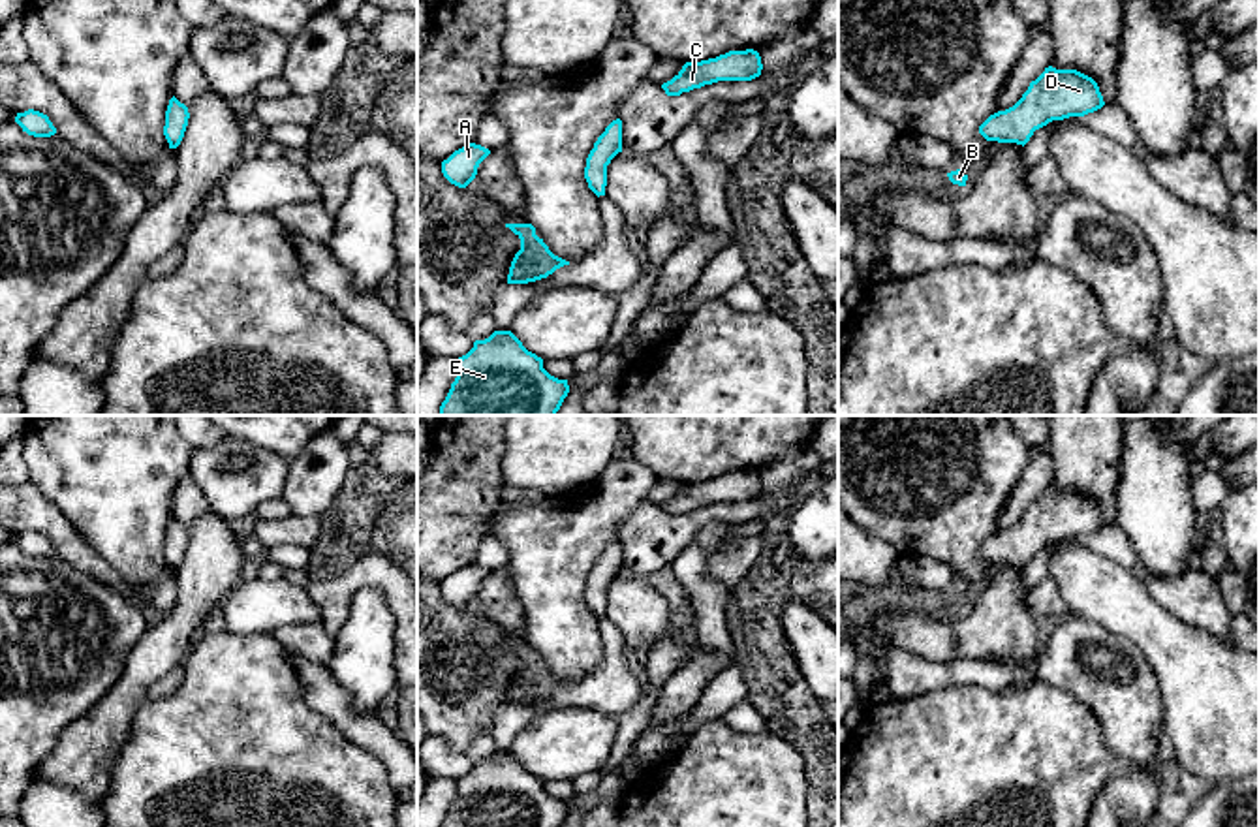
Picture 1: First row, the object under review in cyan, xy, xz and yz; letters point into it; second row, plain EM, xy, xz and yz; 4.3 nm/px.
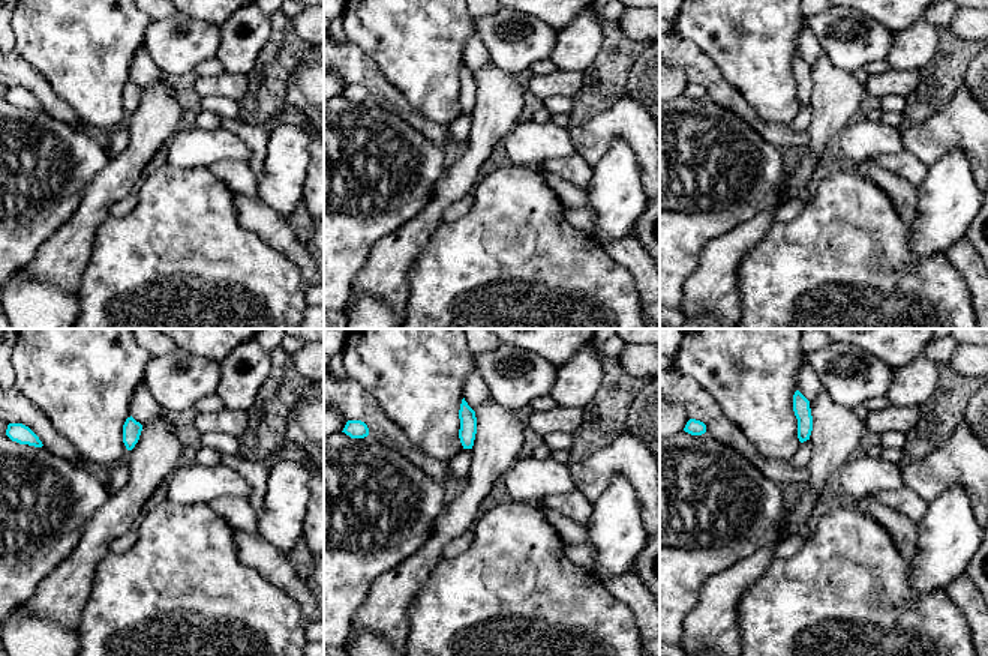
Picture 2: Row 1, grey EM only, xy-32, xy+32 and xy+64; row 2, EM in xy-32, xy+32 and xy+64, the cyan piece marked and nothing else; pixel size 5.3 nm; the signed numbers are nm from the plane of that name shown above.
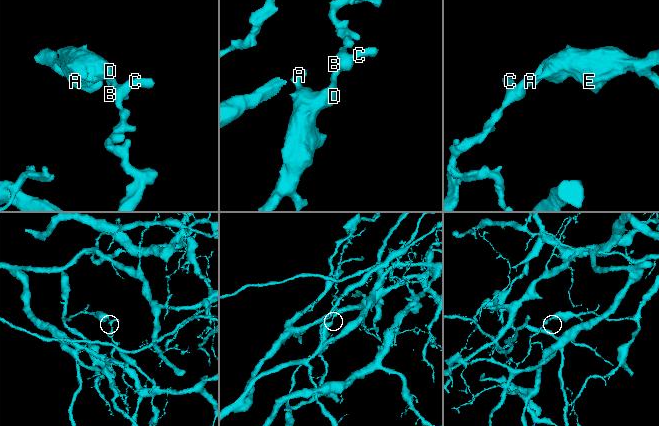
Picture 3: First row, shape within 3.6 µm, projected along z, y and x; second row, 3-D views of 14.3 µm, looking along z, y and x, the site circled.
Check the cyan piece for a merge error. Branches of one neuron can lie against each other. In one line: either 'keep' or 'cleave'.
cleave

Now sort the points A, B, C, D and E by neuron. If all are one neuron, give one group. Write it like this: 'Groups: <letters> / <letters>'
Groups: A D E / B C

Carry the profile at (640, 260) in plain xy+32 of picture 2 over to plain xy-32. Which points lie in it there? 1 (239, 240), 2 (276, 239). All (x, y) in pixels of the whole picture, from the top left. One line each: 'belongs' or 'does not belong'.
1: does not belong
2: belongs

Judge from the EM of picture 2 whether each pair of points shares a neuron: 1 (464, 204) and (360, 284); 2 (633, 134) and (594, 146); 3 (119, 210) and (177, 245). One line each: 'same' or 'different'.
1: different
2: same
3: different

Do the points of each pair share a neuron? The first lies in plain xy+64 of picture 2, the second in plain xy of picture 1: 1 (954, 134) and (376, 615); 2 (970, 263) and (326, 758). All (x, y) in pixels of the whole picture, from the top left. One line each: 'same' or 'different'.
1: different
2: different

